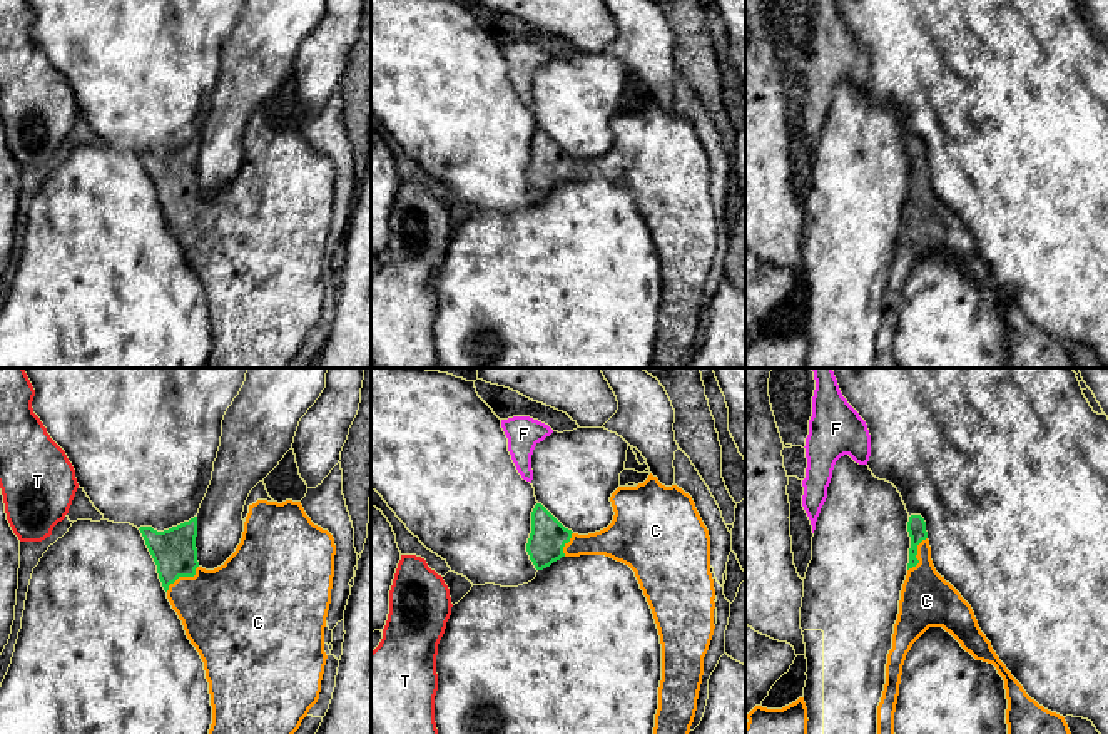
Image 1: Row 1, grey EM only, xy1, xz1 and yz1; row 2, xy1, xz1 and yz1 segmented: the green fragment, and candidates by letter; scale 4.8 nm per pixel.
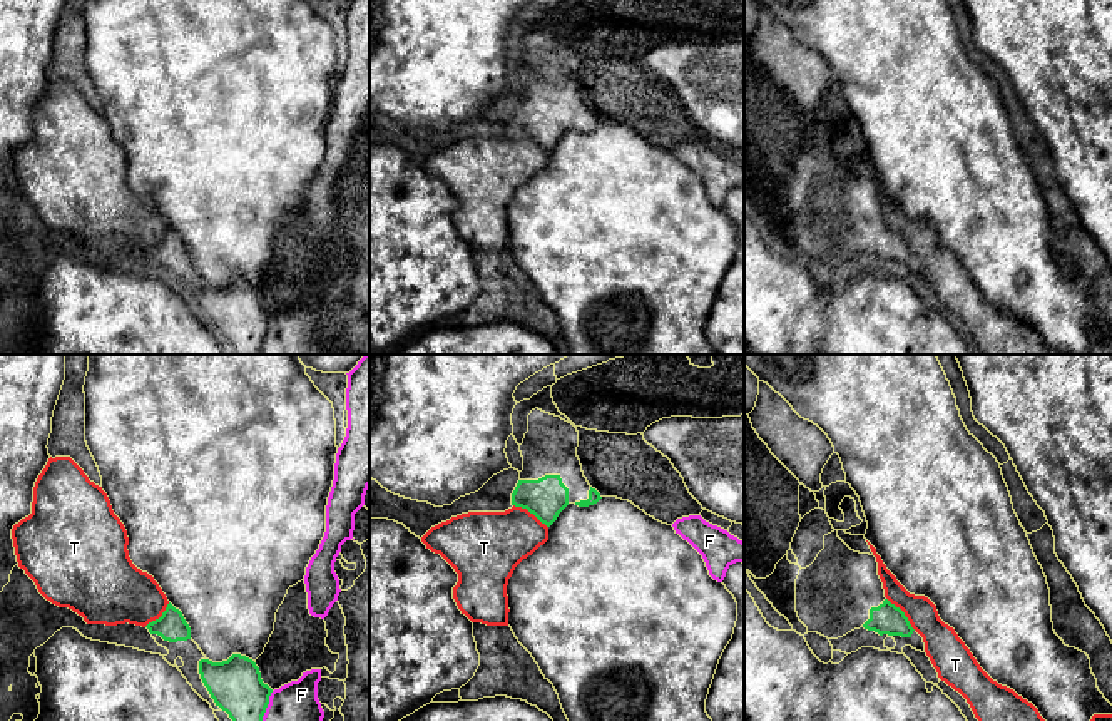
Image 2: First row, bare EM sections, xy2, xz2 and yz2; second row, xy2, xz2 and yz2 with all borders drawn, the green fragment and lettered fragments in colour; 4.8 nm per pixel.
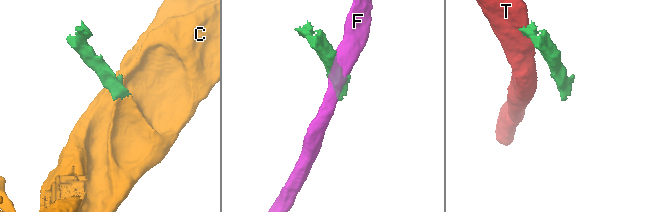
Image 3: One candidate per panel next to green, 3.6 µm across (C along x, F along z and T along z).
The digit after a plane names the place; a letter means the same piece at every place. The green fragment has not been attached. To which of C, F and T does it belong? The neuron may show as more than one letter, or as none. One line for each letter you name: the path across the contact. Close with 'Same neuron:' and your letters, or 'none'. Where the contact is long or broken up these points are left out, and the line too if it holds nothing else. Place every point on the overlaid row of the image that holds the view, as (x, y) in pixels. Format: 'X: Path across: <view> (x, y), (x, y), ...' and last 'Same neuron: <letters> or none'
Same neuron: C

